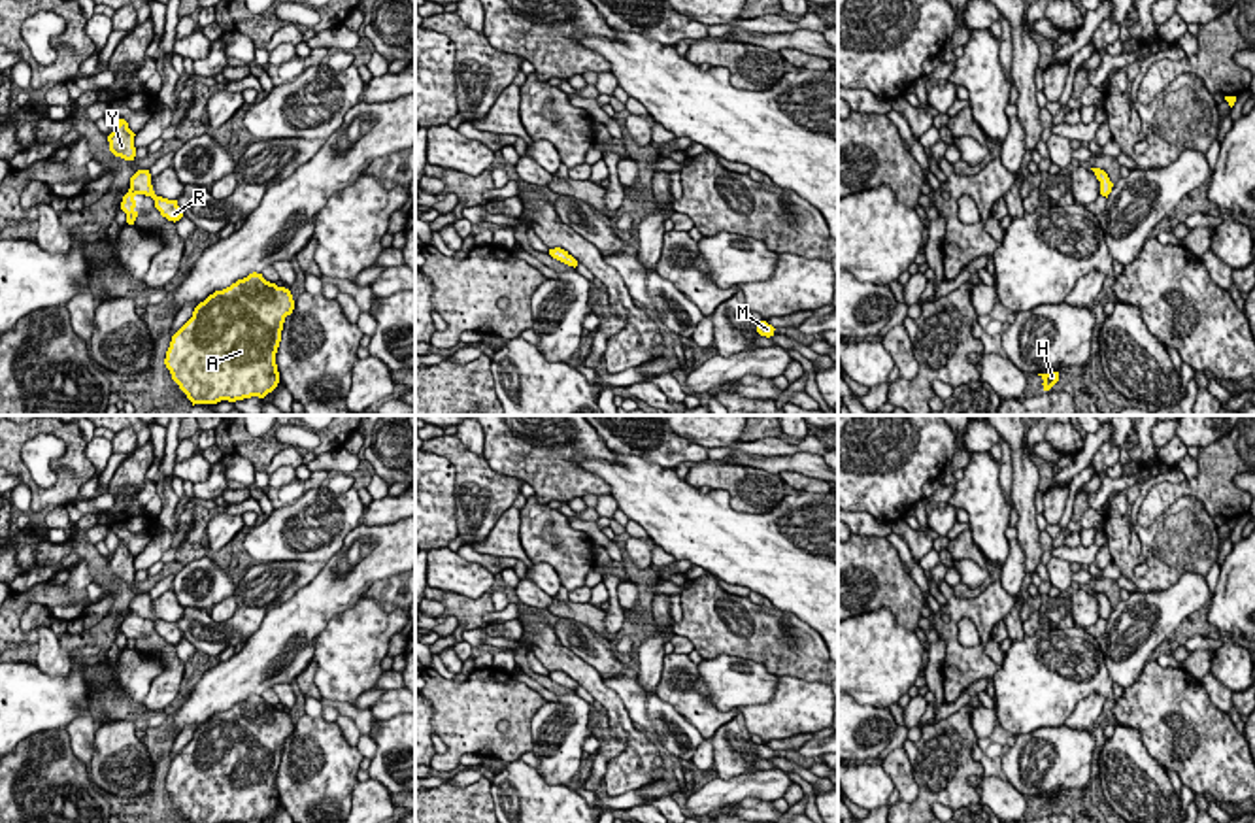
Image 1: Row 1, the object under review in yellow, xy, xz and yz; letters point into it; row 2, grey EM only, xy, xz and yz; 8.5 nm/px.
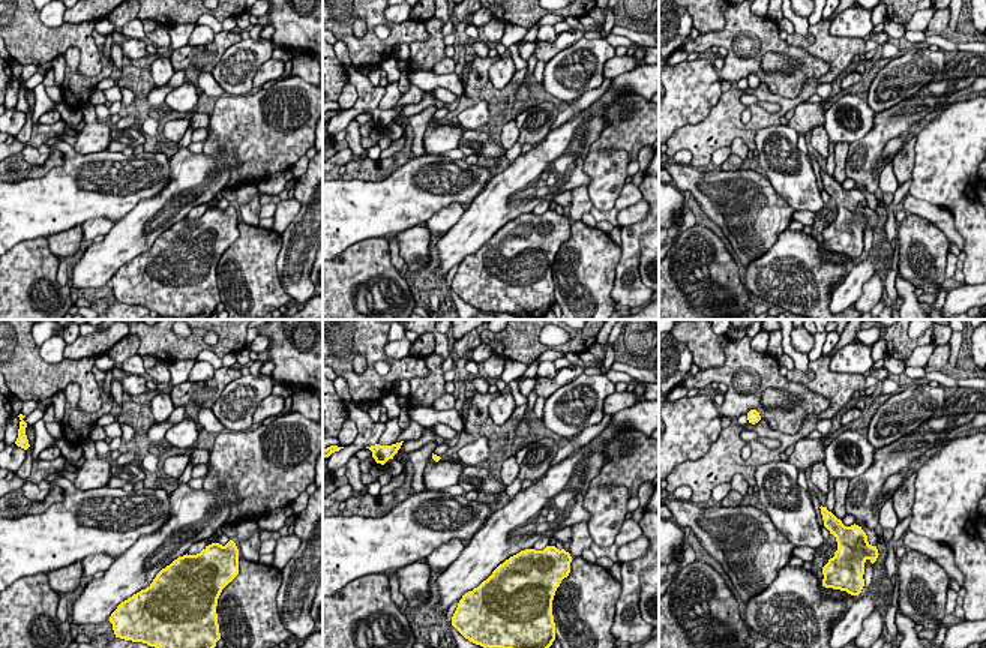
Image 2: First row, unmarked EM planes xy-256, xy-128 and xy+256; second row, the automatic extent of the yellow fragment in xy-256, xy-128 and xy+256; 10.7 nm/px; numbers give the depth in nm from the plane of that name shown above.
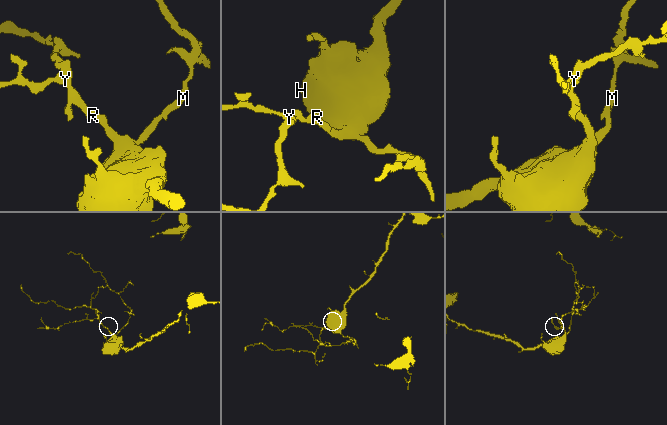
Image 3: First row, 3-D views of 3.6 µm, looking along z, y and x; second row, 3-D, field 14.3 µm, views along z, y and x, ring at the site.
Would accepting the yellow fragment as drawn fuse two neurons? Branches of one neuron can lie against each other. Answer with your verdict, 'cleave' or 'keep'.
keep

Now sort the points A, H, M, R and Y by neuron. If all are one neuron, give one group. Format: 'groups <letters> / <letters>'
groups A H M R Y

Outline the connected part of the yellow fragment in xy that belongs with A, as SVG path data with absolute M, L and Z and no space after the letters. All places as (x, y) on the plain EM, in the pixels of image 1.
M253 695L194 731L164 787L189 823L264 821L279 806L276 776L293 732L289 712Z

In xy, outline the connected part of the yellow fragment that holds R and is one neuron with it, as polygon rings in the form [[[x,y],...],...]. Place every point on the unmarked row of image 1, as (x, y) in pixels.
[[[138,593],[132,600],[130,600],[130,612],[128,615],[123,619],[121,625],[121,632],[126,636],[126,646],[134,647],[138,634],[136,630],[136,617],[145,617],[151,619],[155,623],[155,630],[160,634],[162,640],[166,640],[168,644],[179,644],[183,640],[181,630],[177,629],[177,623],[168,623],[162,619],[157,619],[151,608],[151,596],[149,593]]]

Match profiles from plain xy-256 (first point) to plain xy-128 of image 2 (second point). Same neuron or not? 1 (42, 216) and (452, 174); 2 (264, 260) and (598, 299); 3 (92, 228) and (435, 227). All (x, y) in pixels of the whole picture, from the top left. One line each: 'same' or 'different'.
1: same
2: same
3: same

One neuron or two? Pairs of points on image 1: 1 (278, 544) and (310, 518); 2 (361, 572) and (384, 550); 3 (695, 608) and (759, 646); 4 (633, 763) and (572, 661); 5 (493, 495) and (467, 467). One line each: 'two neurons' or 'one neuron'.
1: one neuron
2: one neuron
3: one neuron
4: one neuron
5: one neuron

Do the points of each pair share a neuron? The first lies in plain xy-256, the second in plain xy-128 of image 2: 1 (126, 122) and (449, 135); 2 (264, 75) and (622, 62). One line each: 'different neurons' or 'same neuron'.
1: different neurons
2: same neuron

